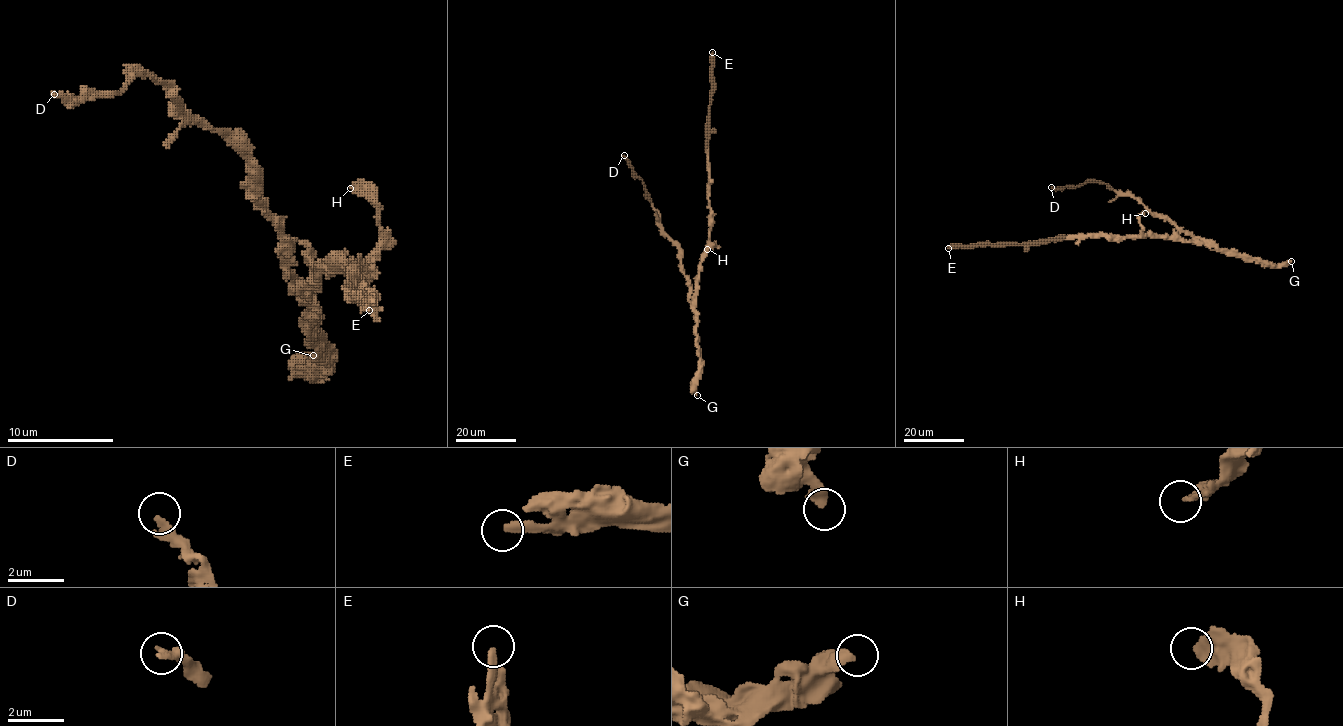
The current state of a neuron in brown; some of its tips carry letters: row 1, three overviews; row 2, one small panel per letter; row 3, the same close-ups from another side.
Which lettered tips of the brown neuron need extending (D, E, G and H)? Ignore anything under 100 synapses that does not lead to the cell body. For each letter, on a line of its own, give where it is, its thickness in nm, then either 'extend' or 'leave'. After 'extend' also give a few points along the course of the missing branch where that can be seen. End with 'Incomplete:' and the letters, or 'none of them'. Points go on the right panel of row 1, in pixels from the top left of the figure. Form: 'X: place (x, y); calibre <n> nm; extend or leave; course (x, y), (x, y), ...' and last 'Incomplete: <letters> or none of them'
D: place (1051, 187); calibre 240 nm; leave
E: place (948, 248); calibre 260 nm; extend
G: place (1291, 261); calibre 460 nm; leave
H: place (1145, 213); calibre 360 nm; leave
Incomplete: E

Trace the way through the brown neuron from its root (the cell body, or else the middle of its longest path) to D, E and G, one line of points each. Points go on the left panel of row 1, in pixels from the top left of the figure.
D: (315, 273), (297, 283), (286, 238), (257, 201), (257, 169), (156, 78), (81, 100), (54, 94)
E: (315, 273), (329, 267), (363, 267), (355, 267), (353, 273), (353, 294), (361, 297), (369, 310)
G: (315, 273), (307, 281), (307, 310), (323, 339), (323, 358), (305, 371), (305, 363), (313, 355)

